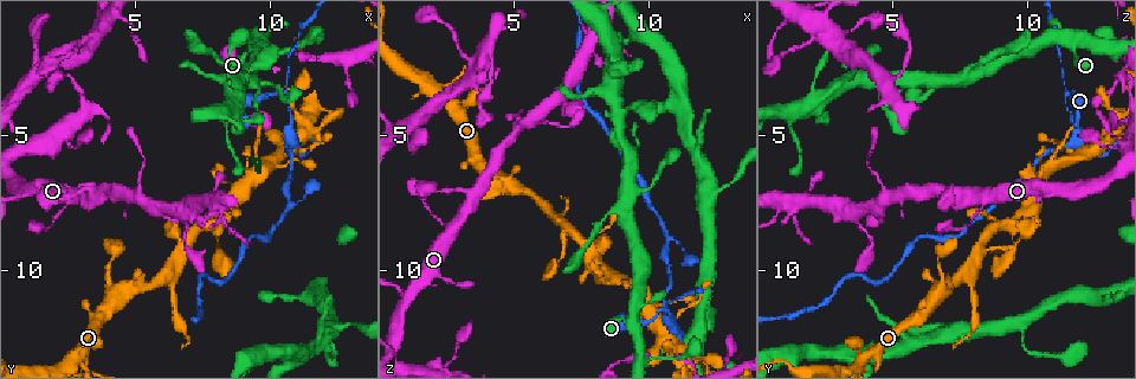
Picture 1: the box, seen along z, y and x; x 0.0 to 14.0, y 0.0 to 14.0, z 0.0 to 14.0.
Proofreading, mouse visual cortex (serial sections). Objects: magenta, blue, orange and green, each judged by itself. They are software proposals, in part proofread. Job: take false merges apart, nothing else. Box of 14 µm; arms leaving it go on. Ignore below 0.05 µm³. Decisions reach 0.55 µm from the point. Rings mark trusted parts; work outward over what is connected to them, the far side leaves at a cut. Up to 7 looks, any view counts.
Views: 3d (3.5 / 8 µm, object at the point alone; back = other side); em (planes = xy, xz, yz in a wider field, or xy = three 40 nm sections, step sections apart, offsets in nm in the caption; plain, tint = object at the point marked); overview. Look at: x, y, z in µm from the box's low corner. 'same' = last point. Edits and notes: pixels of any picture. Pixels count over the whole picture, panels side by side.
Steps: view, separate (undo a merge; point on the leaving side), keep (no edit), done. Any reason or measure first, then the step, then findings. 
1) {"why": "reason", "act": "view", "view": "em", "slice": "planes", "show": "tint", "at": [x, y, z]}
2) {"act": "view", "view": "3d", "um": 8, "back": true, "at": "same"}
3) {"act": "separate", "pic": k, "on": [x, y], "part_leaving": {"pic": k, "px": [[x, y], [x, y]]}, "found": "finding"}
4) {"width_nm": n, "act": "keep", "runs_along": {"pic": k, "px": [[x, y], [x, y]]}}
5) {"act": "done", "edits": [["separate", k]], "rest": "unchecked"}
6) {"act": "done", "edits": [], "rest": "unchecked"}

{"why": "sudden change in width", "act": "view", "view": "3d", "um": 3.5, "at": [10.4, 3.5, 11.4]}

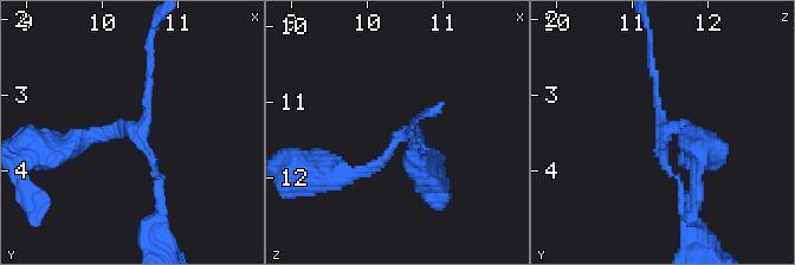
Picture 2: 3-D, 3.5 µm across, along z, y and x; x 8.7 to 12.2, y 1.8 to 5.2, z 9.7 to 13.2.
{"act": "view", "view": "em", "slice": "xy", "step": 1, "show": "tint", "at": [10.40, 3.50, 11.50]}

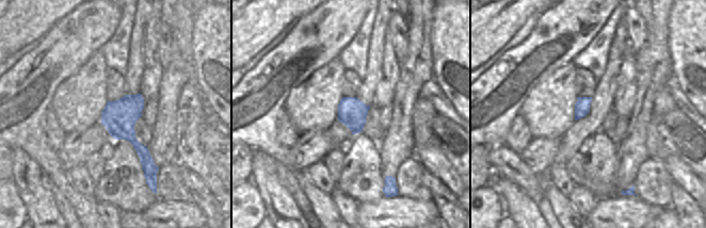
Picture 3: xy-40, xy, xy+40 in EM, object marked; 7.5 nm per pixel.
{"arms": 3, "act": "keep", "runs_along": {"pic": 2, "px": [[73, 141], [128, 127], [153, 160], [156, 196]]}, "found": "one cell here"}

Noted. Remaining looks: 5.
{"why": "calibre changes", "act": "view", "view": "3d", "um": 8, "at": [10.7, 7.5, 8.8]}

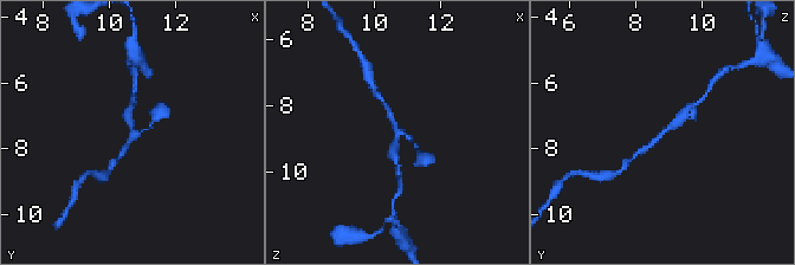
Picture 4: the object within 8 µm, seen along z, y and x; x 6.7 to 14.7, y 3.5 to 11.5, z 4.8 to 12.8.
{"arms": 3, "arm_widths_nm": [100, 200, 300], "act": "view", "view": "em", "slice": "xy", "step": 2, "show": "tint", "at": [10.7, 7.4, 8.9]}

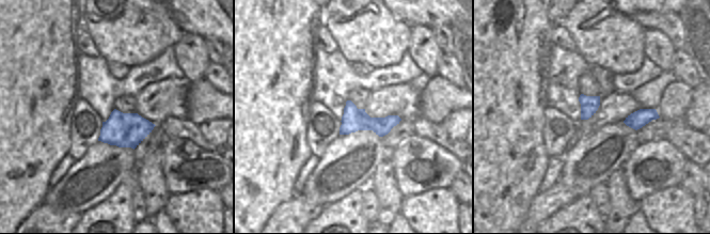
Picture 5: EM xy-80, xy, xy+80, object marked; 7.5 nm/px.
{"act": "keep", "found": "all the same cell"}

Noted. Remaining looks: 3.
{"why": "four or more arms meet", "act": "view", "view": "3d", "um": 3.5, "at": [7.9, 8.3, 9.4]}

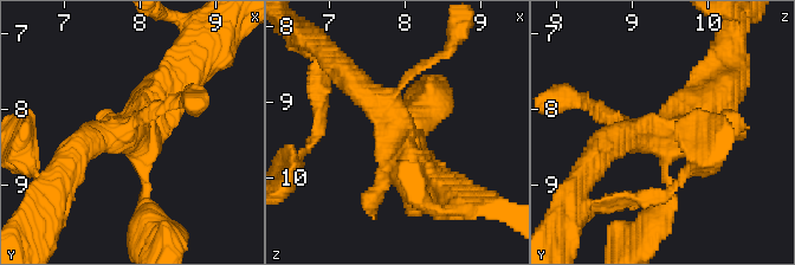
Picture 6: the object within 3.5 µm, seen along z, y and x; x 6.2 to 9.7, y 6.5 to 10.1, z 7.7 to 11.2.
{"act": "view", "view": "em", "slice": "xy", "step": 5, "show": "tint", "at": [8.00, 8.30, 9.50]}

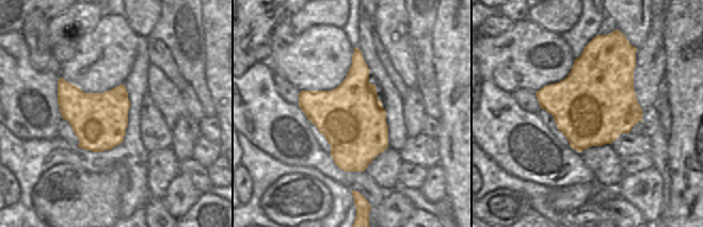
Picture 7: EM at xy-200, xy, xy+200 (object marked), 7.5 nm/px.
{"act": "keep", "found": "all the same cell"}

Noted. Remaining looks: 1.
{"act": "done", "edits": [], "rest": "unchecked"}

